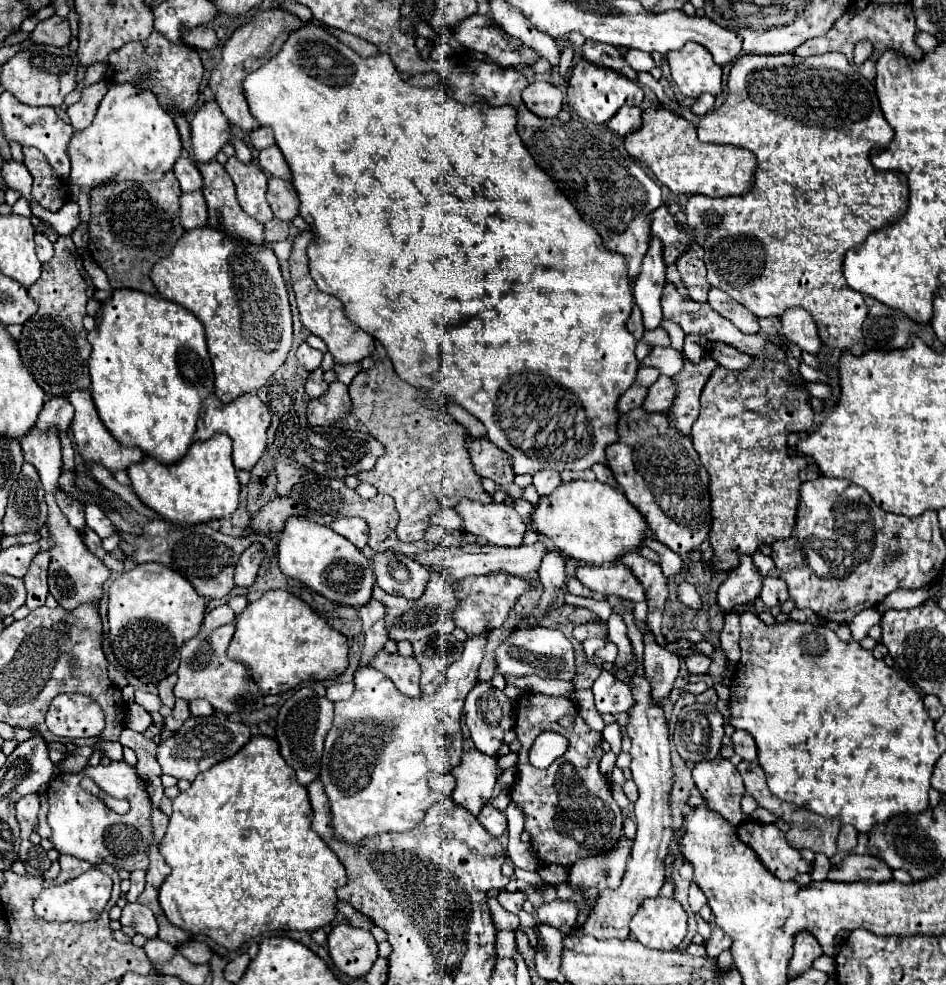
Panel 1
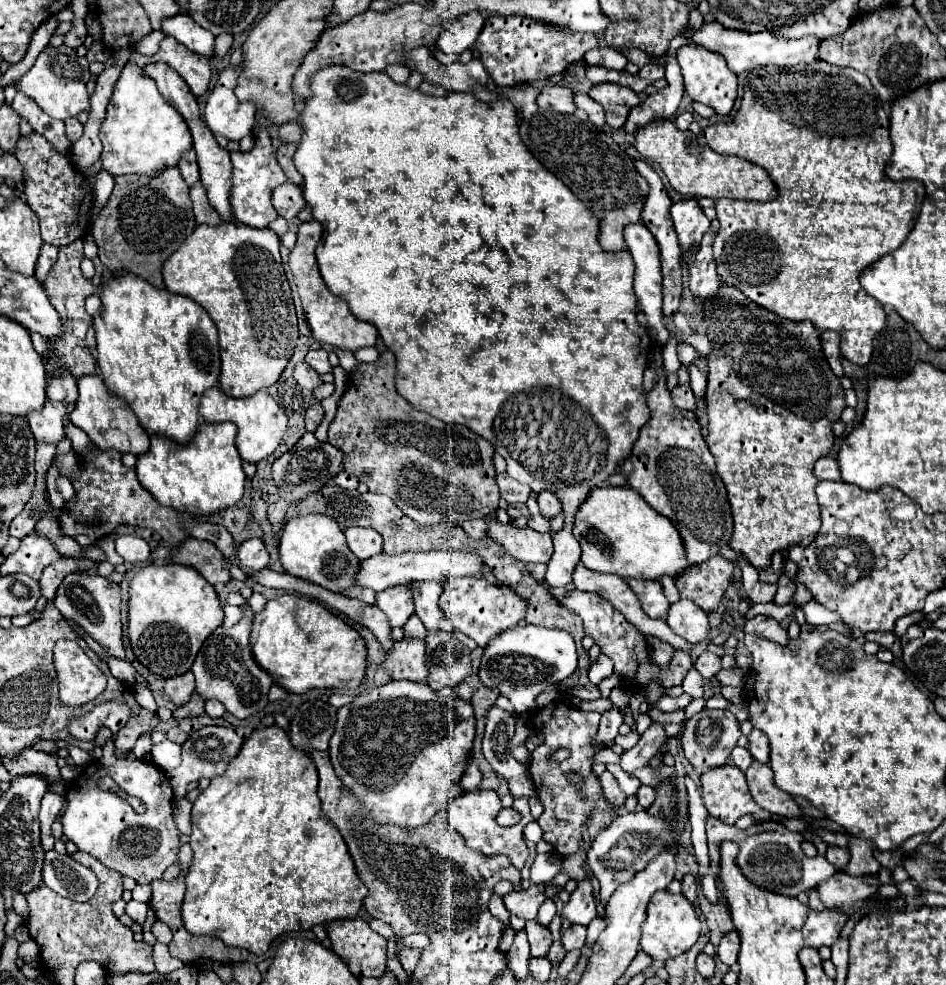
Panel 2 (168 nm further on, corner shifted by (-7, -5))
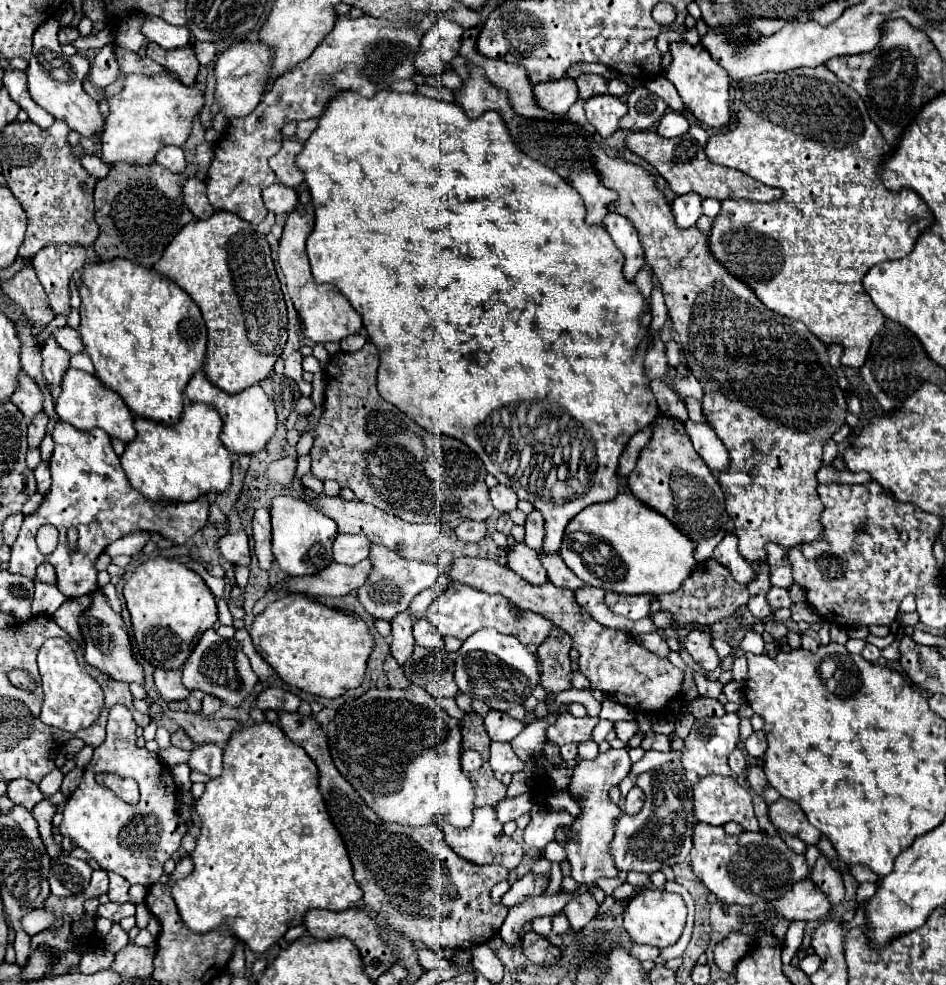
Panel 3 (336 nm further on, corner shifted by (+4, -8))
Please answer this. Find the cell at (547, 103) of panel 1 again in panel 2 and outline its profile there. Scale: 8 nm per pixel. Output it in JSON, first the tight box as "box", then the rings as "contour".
{"box":[537,85,577,113],"contour":[[[561,85],[543,87],[537,97],[537,105],[541,109],[553,109],[559,113],[573,113],[577,109],[573,103],[573,89]]]}

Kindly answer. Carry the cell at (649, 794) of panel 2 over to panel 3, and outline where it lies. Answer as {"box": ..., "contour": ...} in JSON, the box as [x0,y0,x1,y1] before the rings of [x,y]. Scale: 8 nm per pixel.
{"box":[624,786,644,816],"contour":[[[634,786],[634,788],[628,792],[628,796],[624,798],[624,814],[634,816],[634,814],[640,812],[642,806],[644,806],[644,792],[642,792],[638,786]]]}

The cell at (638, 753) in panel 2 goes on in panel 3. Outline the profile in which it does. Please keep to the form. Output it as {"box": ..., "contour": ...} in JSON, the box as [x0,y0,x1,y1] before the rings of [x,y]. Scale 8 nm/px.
{"box":[564,748,630,884],"contour":[[[610,748],[608,752],[600,752],[594,760],[580,760],[576,758],[576,766],[572,768],[570,782],[568,782],[568,794],[578,794],[580,796],[580,808],[582,812],[576,816],[576,820],[566,826],[570,838],[564,846],[566,858],[572,864],[572,878],[578,884],[590,884],[596,882],[602,876],[618,876],[618,868],[614,866],[614,860],[610,856],[610,842],[614,836],[614,826],[616,820],[622,816],[622,810],[618,804],[614,804],[608,796],[612,786],[618,786],[620,780],[630,772],[630,758],[628,750],[620,748],[614,750]]]}

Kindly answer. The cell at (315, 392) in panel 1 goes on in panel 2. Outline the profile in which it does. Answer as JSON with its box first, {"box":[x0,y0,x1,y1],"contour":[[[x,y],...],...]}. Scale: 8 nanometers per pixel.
{"box":[295,363,323,391],"contour":[[[299,363],[299,365],[295,367],[295,379],[297,379],[297,383],[299,383],[303,389],[309,389],[309,391],[317,389],[317,387],[323,383],[321,377],[319,377],[311,367],[307,367],[305,363]]]}

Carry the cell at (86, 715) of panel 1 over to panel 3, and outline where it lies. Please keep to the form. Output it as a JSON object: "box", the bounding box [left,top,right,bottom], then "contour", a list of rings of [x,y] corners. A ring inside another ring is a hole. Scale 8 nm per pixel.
{"box":[62,706,188,886],"contour":[[[112,706],[105,740],[94,749],[82,784],[74,790],[64,808],[62,832],[100,862],[102,868],[118,872],[130,884],[150,886],[164,874],[166,860],[180,848],[182,836],[188,832],[186,820],[178,814],[178,794],[170,768],[160,764],[158,754],[136,746],[136,722],[132,720],[130,710],[126,706]],[[98,772],[136,778],[140,784],[138,804],[126,804],[110,788],[100,786],[94,780]]]}

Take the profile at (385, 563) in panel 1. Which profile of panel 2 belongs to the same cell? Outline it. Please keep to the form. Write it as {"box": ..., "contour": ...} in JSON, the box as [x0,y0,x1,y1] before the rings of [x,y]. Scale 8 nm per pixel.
{"box":[411,581,451,631],"contour":[[[413,581],[411,583],[413,591],[413,605],[415,605],[415,615],[423,621],[427,629],[443,629],[451,631],[451,623],[443,617],[439,611],[439,595],[443,593],[441,583],[431,583],[431,581]]]}

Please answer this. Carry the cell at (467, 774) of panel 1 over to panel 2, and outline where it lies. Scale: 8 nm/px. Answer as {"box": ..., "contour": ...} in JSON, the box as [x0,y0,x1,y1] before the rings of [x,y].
{"box":[449,789,533,869],"contour":[[[477,789],[477,791],[467,791],[461,793],[449,807],[449,823],[453,825],[455,831],[459,831],[465,837],[467,847],[481,851],[485,855],[507,855],[511,859],[511,863],[517,869],[523,869],[525,859],[529,855],[529,849],[525,847],[525,837],[523,837],[524,827],[533,821],[531,811],[529,811],[529,803],[527,799],[519,799],[513,803],[513,807],[521,813],[521,821],[518,826],[514,825],[512,828],[499,827],[495,823],[495,815],[501,811],[501,799],[497,795],[497,791],[493,789]]]}

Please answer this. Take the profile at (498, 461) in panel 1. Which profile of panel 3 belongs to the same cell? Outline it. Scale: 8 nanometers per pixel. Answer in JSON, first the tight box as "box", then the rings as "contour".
{"box":[490,484,518,512],"contour":[[[500,484],[490,490],[490,498],[492,498],[494,508],[500,510],[500,512],[514,510],[516,508],[516,502],[518,502],[516,494],[512,490],[508,490],[508,486],[500,486]]]}

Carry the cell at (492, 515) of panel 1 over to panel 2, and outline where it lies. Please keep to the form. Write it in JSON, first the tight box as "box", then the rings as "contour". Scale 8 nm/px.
{"box":[487,519,553,563],"contour":[[[499,519],[487,521],[487,535],[501,543],[505,551],[523,563],[547,563],[553,551],[549,533],[537,533],[529,527],[515,527],[513,523],[501,523]]]}

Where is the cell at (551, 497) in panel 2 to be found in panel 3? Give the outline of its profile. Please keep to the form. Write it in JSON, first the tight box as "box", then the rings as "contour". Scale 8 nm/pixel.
{"box":[526,510,544,550],"contour":[[[534,510],[532,514],[528,514],[526,518],[526,544],[534,550],[540,550],[544,544],[544,518],[538,510]]]}

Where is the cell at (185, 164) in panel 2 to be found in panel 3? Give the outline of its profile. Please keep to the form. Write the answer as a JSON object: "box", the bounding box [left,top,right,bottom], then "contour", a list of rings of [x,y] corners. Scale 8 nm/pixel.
{"box":[156,146,186,172],"contour":[[[164,146],[162,150],[158,150],[156,154],[156,162],[164,168],[168,168],[170,172],[184,172],[186,168],[186,160],[184,160],[184,152],[180,146]]]}

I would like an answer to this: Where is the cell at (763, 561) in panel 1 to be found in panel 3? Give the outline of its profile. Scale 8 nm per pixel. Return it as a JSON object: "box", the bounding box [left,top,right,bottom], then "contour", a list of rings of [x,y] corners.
{"box":[768,588,790,612],"contour":[[[770,588],[768,592],[768,602],[772,606],[772,612],[778,608],[790,608],[790,598],[788,598],[788,590],[786,588]]]}

